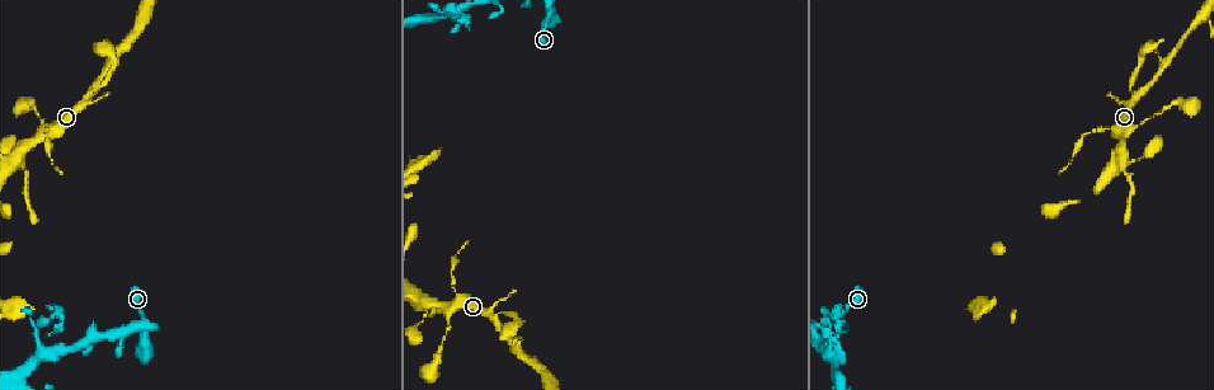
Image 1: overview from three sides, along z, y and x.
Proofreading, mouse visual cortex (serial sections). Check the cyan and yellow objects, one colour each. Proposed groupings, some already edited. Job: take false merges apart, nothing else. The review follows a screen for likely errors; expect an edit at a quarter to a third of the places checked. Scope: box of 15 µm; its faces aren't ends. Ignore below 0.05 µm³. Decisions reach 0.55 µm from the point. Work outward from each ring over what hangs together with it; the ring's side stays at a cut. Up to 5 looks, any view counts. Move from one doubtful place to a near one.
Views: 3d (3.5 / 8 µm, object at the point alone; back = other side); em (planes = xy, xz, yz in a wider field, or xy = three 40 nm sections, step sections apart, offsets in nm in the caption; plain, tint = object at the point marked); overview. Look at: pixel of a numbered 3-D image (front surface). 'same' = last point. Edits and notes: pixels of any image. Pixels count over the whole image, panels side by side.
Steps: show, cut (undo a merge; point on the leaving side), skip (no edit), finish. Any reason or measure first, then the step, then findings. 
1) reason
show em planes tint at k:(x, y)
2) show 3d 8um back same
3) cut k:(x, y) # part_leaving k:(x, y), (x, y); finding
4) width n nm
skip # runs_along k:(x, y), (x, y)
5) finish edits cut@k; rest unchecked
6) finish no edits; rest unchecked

abrupt turn
show 3d 8um at 1:(546, 10)

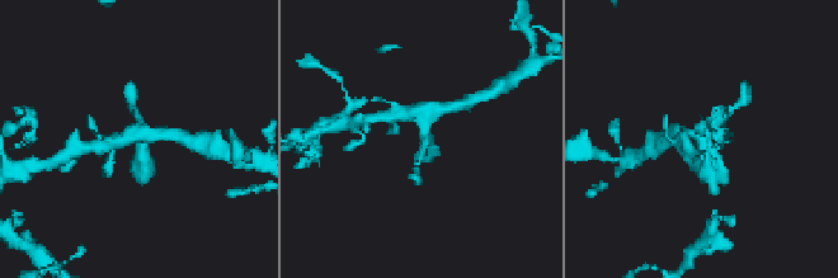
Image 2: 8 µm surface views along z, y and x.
show 3d 3.5um at 2:(422, 135)

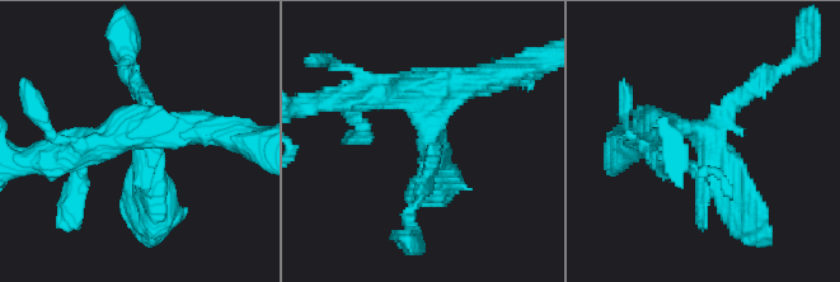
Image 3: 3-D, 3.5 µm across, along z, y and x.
arm_widths 200, 250, 300, 350 nm
skip # runs_along 3:(770, 71), (712, 130), (660, 134); all the same cell

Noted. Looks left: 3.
two arms at a narrow angle
show 3d 3.5um at 1:(425, 17)

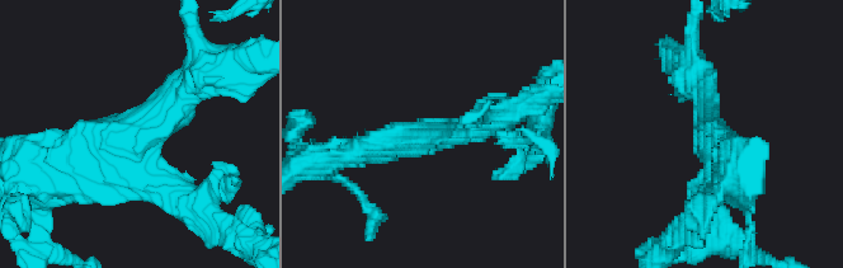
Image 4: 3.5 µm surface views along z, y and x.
now the EM
show em xy step 1 tint at 4:(710, 151)

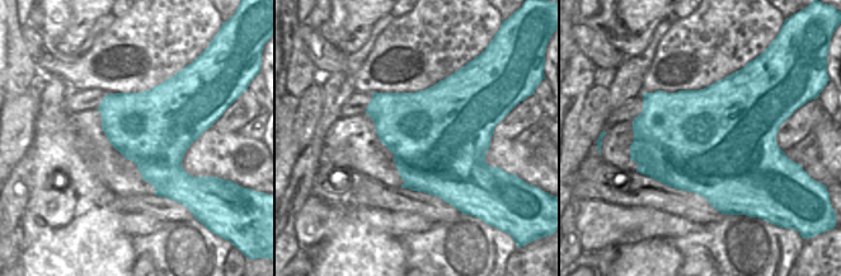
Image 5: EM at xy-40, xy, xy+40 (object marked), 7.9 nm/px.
skip # runs_along 4:(698, 84), (715, 151), (705, 197); continuous, no second cell

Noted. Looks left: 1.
finish no edits; rest unchecked

